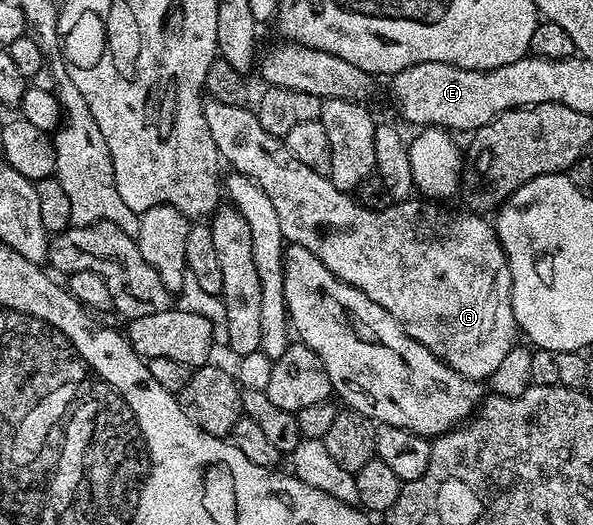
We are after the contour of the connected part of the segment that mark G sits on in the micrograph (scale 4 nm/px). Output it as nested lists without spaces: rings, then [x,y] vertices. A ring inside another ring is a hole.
[[[206,99],[203,100],[202,110],[204,119],[212,131],[212,139],[216,142],[219,158],[223,162],[230,161],[229,168],[233,172],[248,175],[248,179],[252,179],[252,183],[263,188],[264,195],[268,195],[268,199],[276,211],[276,216],[280,218],[282,236],[289,244],[308,247],[308,251],[312,251],[312,255],[316,255],[316,259],[320,259],[320,263],[324,263],[324,267],[328,267],[328,271],[332,271],[332,275],[336,275],[344,283],[364,291],[364,295],[368,295],[368,299],[380,303],[380,307],[384,307],[384,311],[388,311],[388,315],[392,315],[392,319],[396,319],[400,323],[400,327],[407,335],[416,339],[416,343],[428,347],[428,351],[432,351],[432,355],[436,355],[445,365],[452,367],[452,371],[464,375],[470,381],[479,383],[485,382],[485,377],[486,380],[493,378],[496,367],[500,367],[500,363],[504,363],[505,357],[508,356],[508,351],[512,351],[516,347],[517,341],[514,340],[520,337],[520,330],[512,307],[510,264],[506,261],[506,252],[502,250],[497,228],[491,222],[489,225],[486,222],[489,220],[485,216],[473,211],[461,213],[458,209],[445,209],[442,203],[435,203],[430,199],[399,201],[391,203],[387,209],[366,209],[349,192],[334,186],[329,177],[312,171],[312,167],[308,167],[305,163],[300,163],[300,159],[296,159],[296,155],[292,155],[292,151],[288,151],[283,138],[273,137],[268,131],[264,131],[264,127],[260,127],[260,119],[253,108]]]

